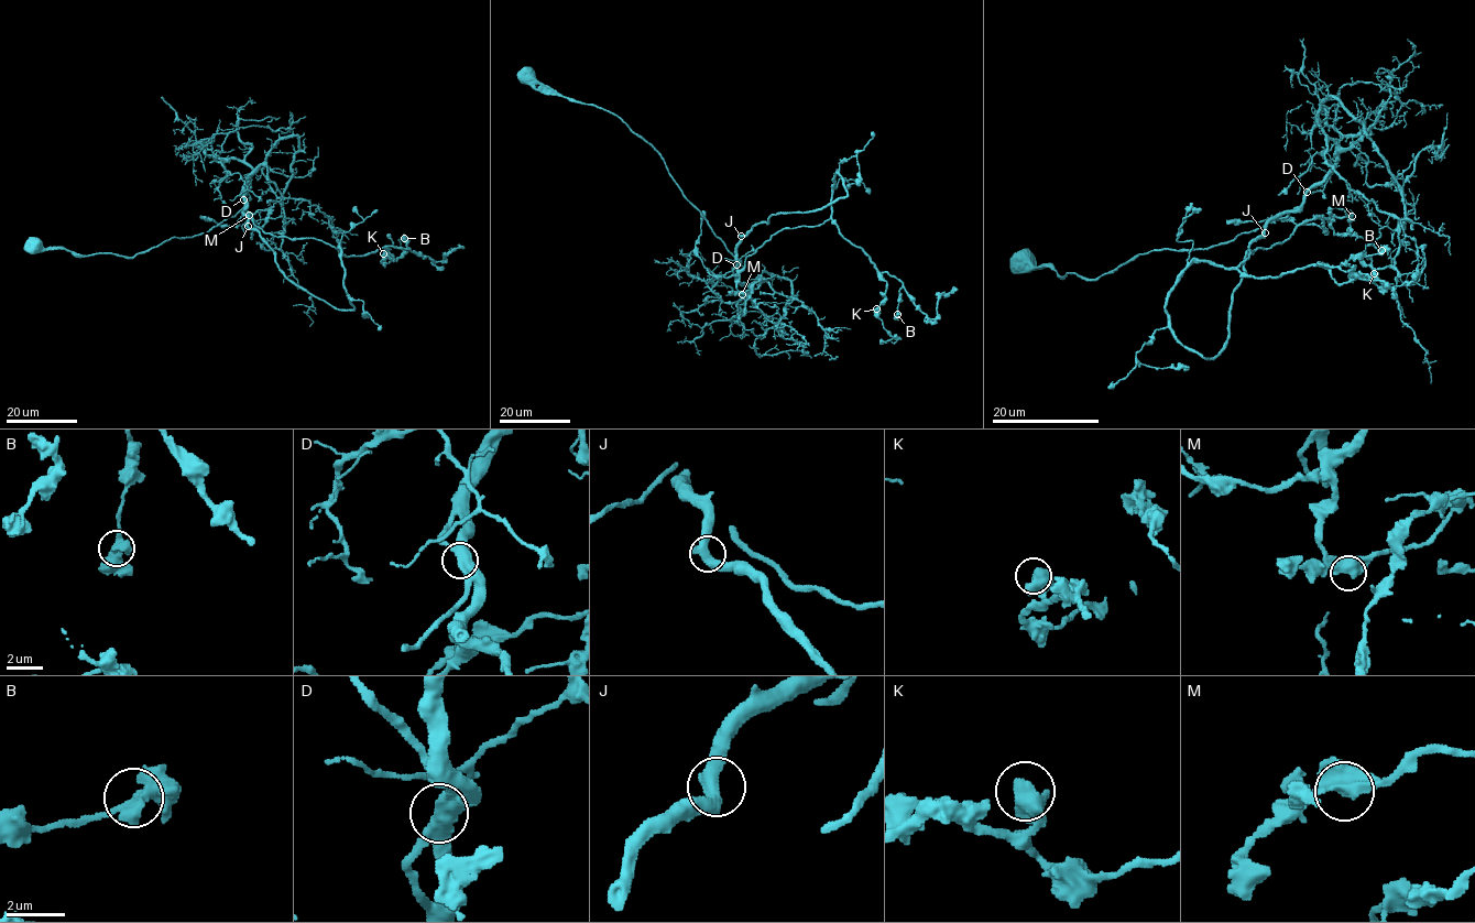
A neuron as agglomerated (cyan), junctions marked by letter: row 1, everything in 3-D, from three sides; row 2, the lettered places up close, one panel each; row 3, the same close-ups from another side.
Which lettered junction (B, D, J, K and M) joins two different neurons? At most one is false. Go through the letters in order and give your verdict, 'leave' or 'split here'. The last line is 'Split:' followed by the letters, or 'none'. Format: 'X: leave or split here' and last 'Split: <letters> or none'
B: leave
D: leave
J: leave
K: leave
M: leave
Split: none

